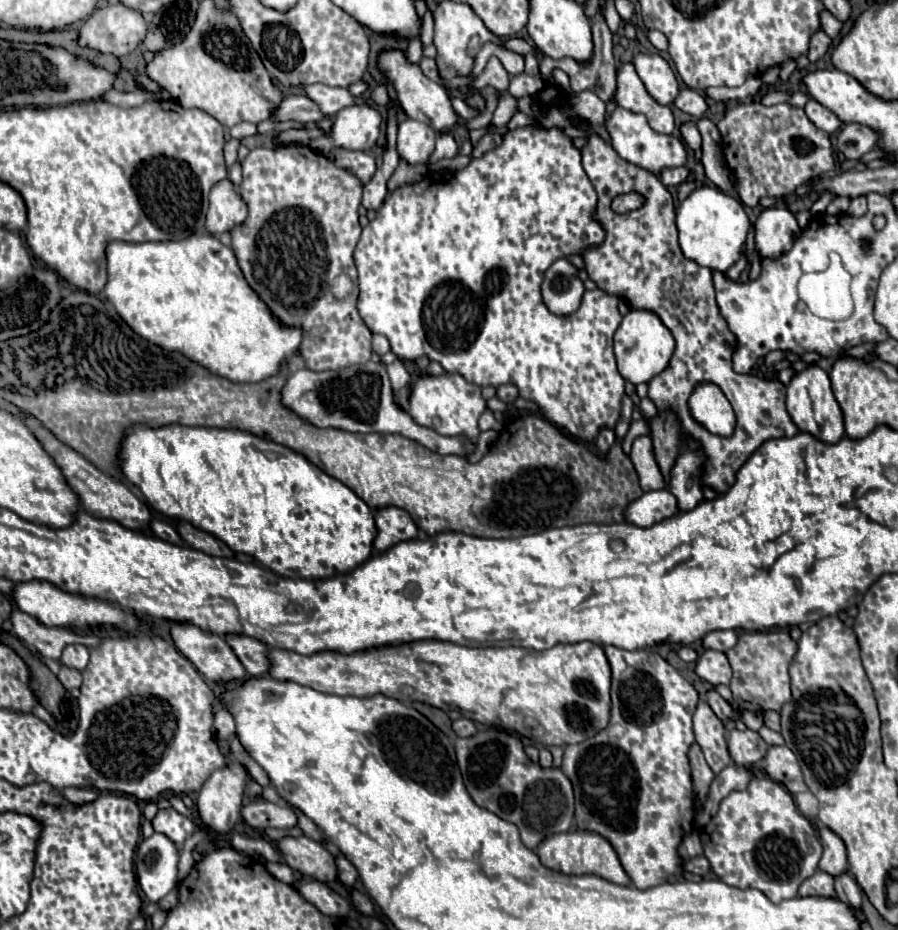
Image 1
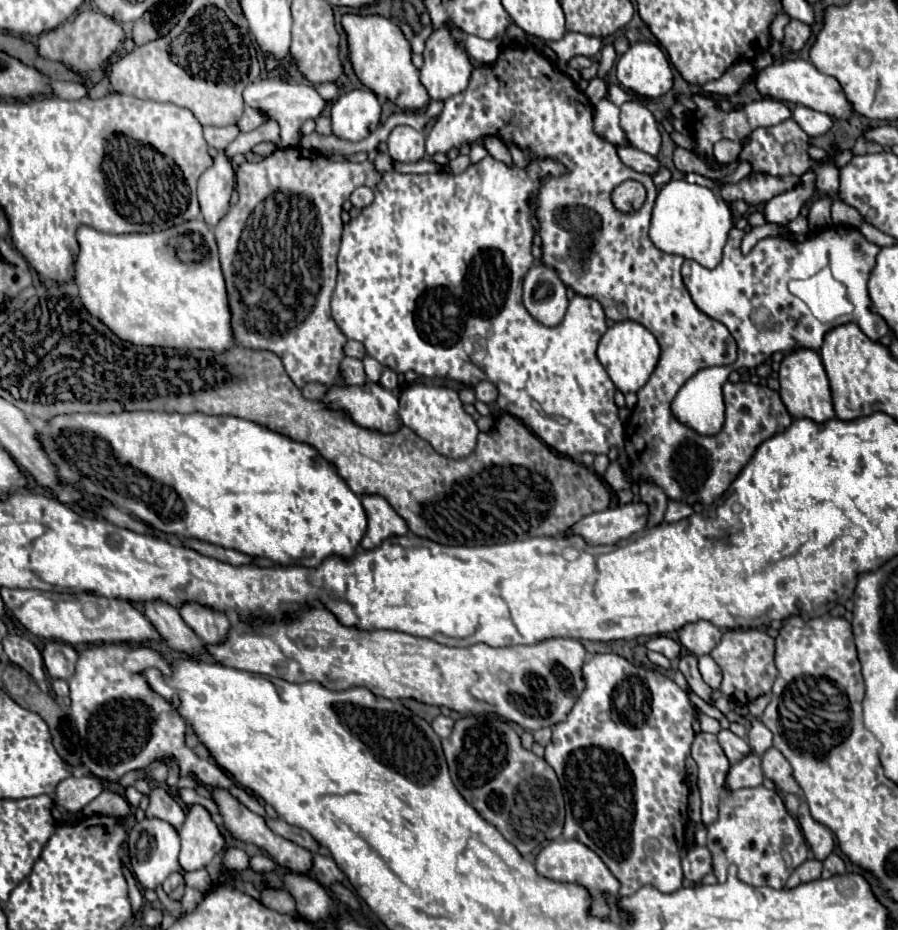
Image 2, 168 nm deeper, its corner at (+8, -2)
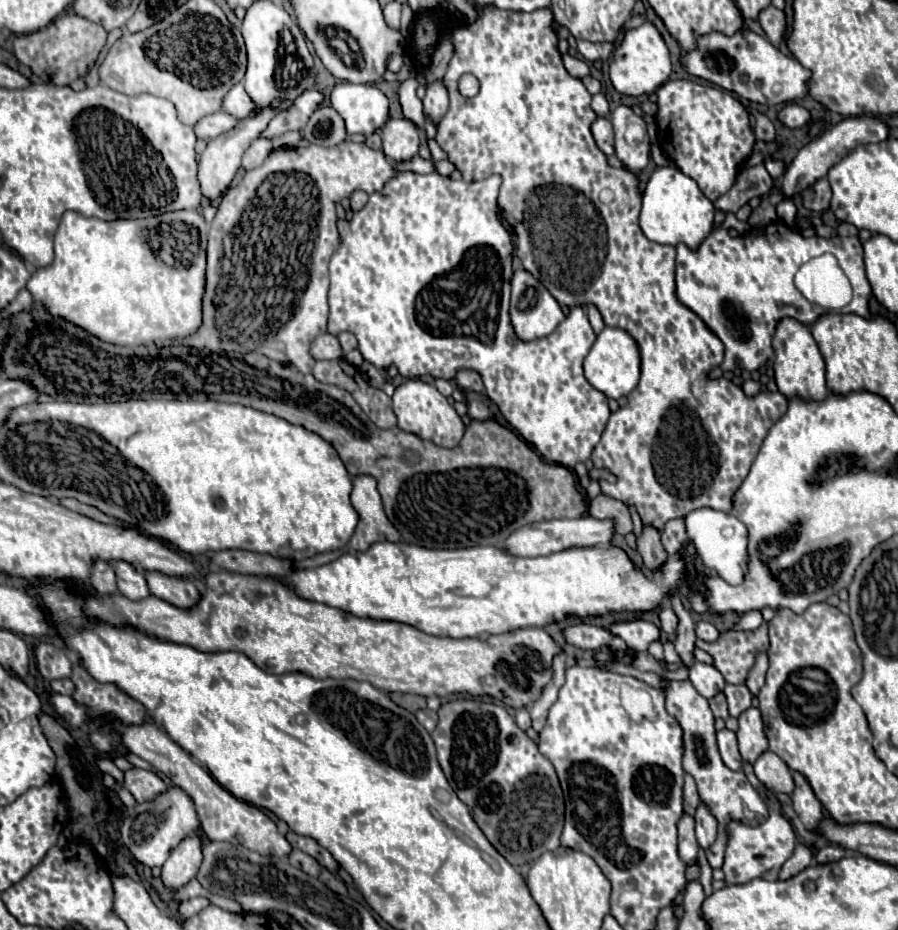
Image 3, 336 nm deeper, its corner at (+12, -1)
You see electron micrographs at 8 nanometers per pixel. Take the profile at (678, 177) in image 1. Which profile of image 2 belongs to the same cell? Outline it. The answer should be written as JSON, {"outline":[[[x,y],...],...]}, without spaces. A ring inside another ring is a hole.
{"outline":[[[616,144],[616,154],[618,158],[632,170],[638,170],[638,172],[644,172],[644,174],[652,174],[658,170],[658,160],[656,158],[650,158],[646,152],[640,152],[640,150],[634,150],[632,146],[618,146]]]}

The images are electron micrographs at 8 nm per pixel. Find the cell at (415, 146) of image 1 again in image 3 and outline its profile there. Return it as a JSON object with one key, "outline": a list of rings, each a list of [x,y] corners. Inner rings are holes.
{"outline":[[[388,119],[380,133],[386,157],[394,161],[410,161],[418,153],[420,131],[410,119]]]}

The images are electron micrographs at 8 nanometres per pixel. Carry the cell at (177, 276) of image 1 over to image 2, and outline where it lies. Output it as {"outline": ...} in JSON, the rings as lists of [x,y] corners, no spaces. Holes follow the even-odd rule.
{"outline":[[[188,220],[164,232],[132,232],[132,234],[106,234],[90,226],[76,230],[80,246],[74,278],[78,298],[84,308],[106,324],[120,340],[136,346],[162,346],[162,348],[212,348],[226,350],[234,346],[230,334],[230,310],[226,310],[226,284],[222,278],[218,248],[212,228],[202,220]]]}

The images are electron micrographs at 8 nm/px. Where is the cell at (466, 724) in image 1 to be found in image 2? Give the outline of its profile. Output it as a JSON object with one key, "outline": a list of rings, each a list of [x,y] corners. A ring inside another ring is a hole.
{"outline":[[[440,714],[440,716],[436,716],[436,718],[432,720],[432,728],[434,728],[434,732],[436,732],[440,738],[446,738],[446,736],[450,734],[450,730],[454,728],[454,720]]]}

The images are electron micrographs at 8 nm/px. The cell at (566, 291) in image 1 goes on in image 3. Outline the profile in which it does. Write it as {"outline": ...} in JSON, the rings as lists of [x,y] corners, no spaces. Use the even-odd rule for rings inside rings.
{"outline":[[[518,265],[514,271],[514,279],[512,279],[510,317],[512,317],[516,335],[522,341],[532,341],[532,339],[550,335],[558,327],[558,323],[564,319],[564,313],[562,313],[562,307],[558,305],[558,301],[552,297],[552,293],[538,281],[538,277],[534,277],[530,271],[526,271],[526,269],[522,269],[522,265]]]}

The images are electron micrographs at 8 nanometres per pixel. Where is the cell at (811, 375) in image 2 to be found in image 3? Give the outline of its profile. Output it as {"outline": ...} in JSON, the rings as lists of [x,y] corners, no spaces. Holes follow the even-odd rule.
{"outline":[[[782,319],[776,327],[772,345],[776,351],[774,377],[776,377],[778,391],[788,399],[800,397],[804,401],[824,401],[828,395],[826,377],[824,377],[824,359],[810,329],[794,319]]]}

